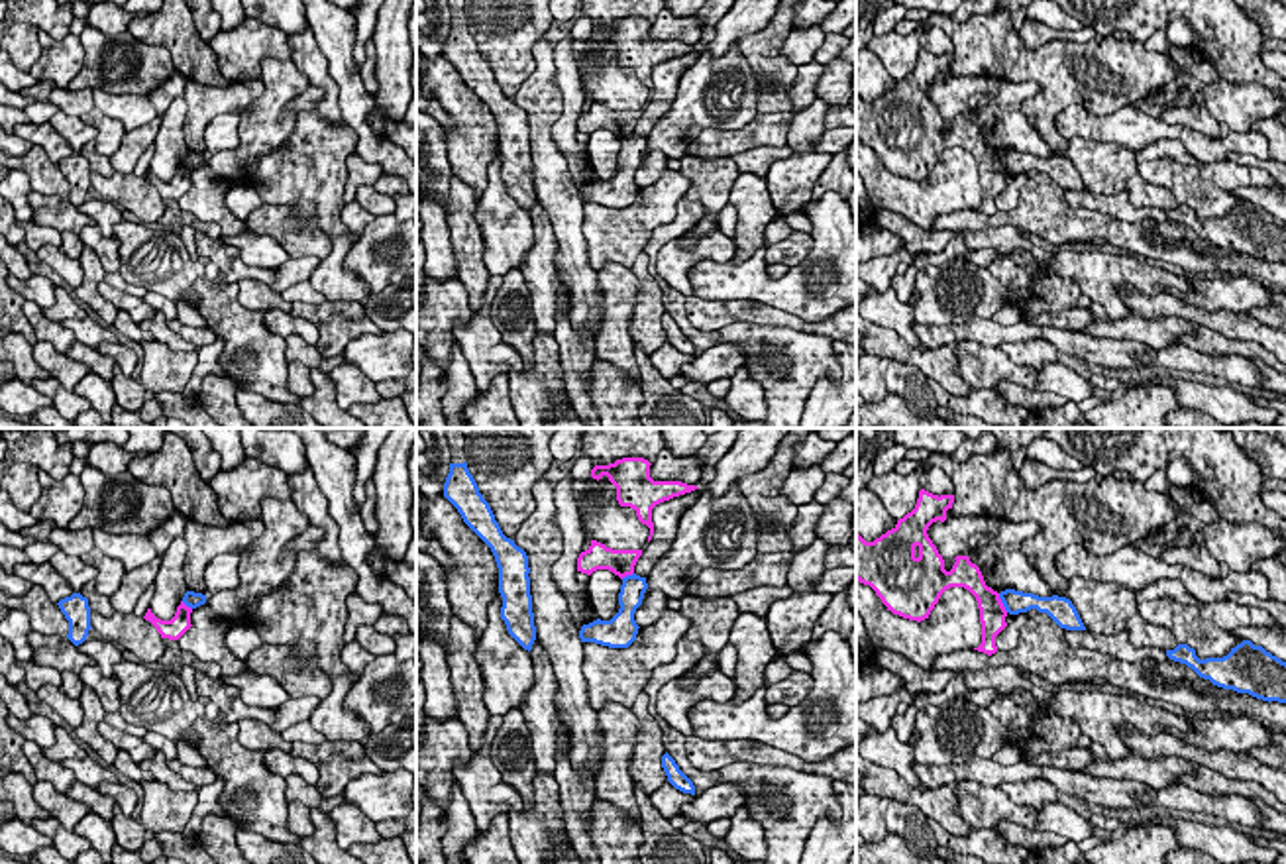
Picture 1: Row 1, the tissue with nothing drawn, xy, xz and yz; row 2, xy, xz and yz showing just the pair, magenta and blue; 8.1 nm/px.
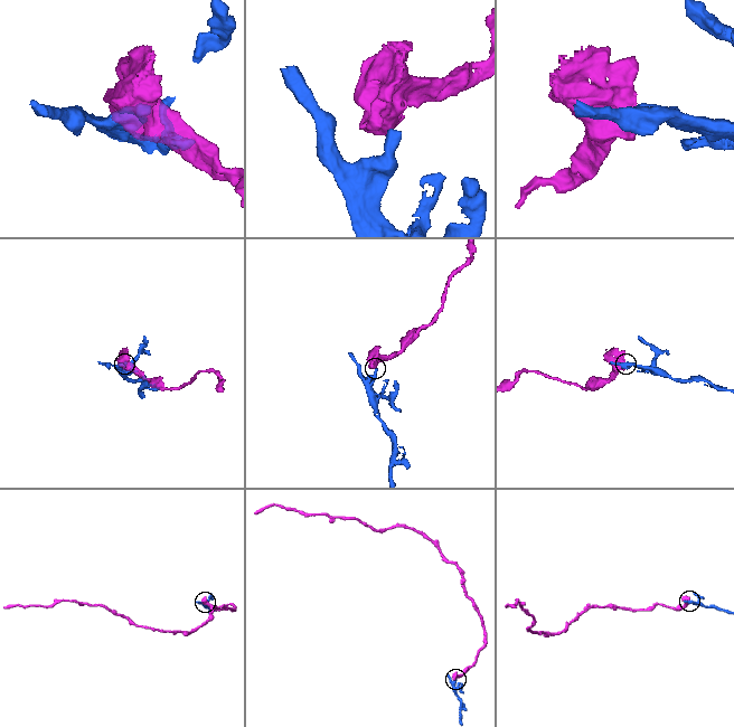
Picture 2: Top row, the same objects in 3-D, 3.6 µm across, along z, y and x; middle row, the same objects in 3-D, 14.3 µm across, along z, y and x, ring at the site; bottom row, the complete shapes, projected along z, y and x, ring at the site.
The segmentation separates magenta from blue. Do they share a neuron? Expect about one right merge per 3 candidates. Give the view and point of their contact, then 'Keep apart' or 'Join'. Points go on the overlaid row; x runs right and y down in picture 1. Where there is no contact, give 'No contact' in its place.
Touches magenta at yz (1002, 603). Keep apart

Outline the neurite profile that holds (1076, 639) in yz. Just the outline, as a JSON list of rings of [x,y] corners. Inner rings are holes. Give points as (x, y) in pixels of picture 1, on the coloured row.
[[[1064,628],[1062,640],[1072,648],[1088,648],[1098,650],[1101,654],[1115,654],[1119,660],[1125,660],[1129,664],[1145,658],[1154,658],[1156,662],[1168,660],[1166,652],[1158,648],[1145,646],[1135,650],[1131,644],[1125,644],[1115,636],[1092,634],[1090,630]]]

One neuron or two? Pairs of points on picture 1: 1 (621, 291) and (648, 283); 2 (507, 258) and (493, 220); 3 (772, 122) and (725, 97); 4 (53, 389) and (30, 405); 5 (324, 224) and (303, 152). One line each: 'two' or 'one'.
1: two
2: one
3: two
4: two
5: one

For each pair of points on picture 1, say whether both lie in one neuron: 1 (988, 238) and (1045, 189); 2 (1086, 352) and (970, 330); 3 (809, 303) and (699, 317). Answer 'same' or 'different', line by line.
1: different
2: same
3: different

